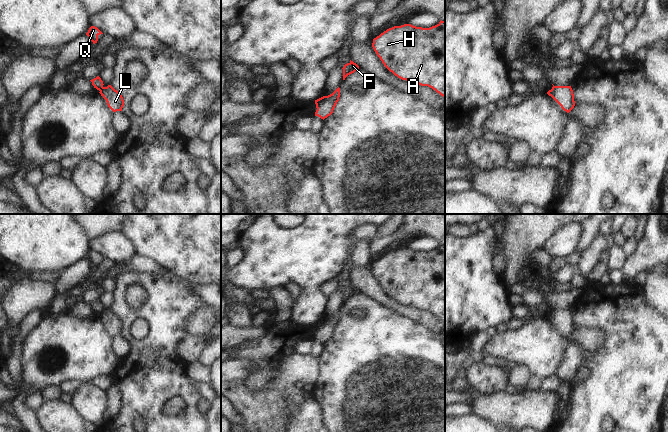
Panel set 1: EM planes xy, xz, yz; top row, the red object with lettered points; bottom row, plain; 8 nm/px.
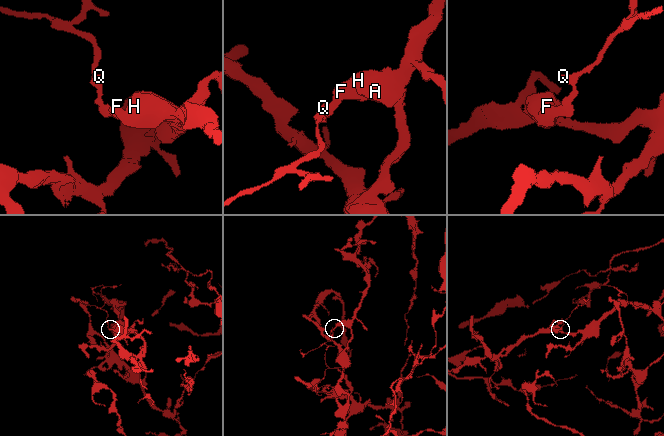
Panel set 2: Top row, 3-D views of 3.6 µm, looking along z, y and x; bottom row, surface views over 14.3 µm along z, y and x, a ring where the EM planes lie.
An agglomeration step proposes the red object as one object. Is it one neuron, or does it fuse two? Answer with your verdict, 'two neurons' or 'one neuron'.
two neurons

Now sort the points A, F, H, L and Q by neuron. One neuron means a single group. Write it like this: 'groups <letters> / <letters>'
groups A F H L / Q

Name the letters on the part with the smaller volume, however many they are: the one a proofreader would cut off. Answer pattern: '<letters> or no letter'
Q

